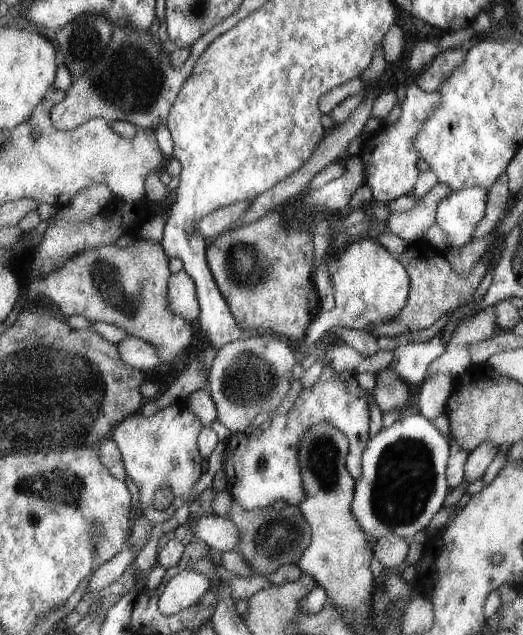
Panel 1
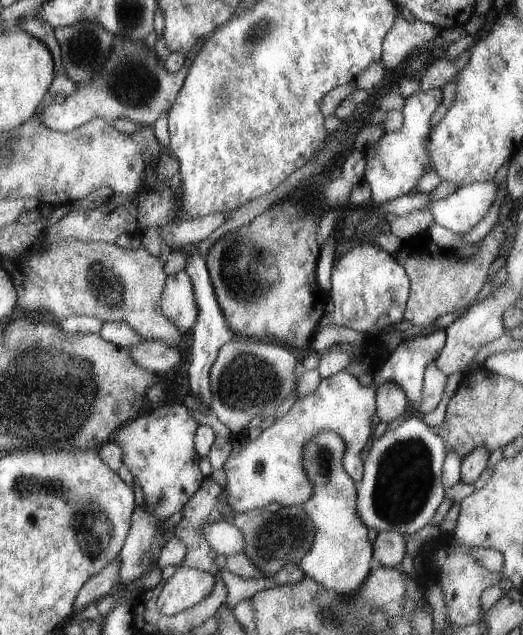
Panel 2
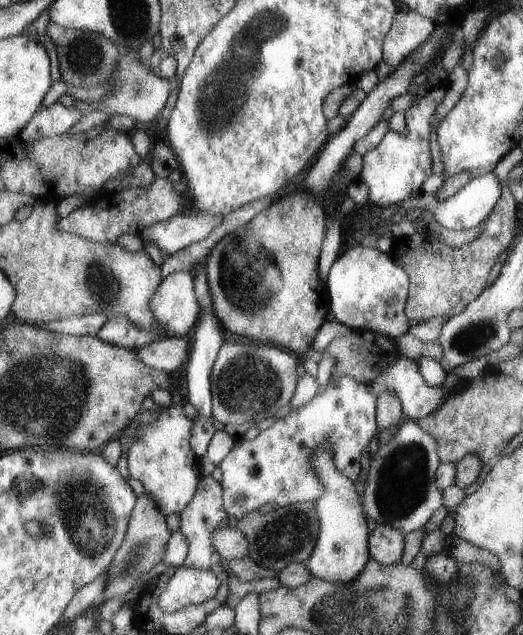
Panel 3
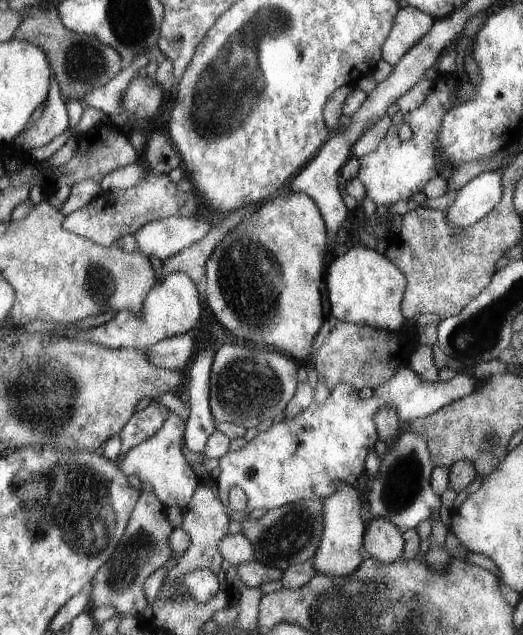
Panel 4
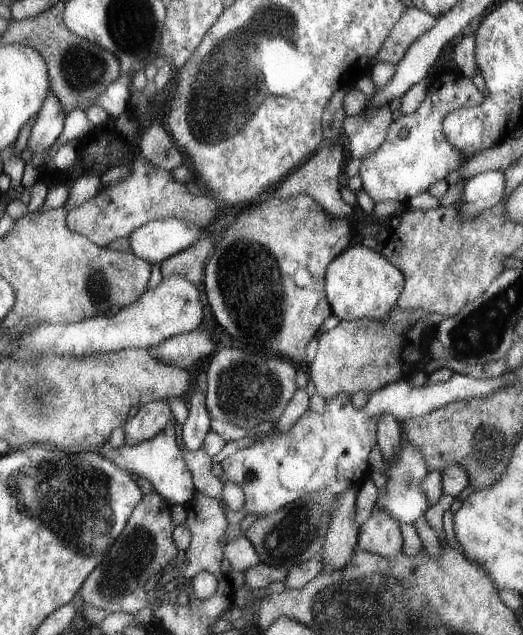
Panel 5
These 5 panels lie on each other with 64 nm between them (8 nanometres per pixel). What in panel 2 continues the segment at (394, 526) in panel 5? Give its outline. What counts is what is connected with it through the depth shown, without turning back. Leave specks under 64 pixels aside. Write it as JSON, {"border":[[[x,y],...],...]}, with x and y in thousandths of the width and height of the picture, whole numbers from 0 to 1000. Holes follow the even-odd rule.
{"border":[[[757,835],[713,839],[709,855],[715,885],[742,894],[765,888],[776,872],[776,854],[776,846]]]}

